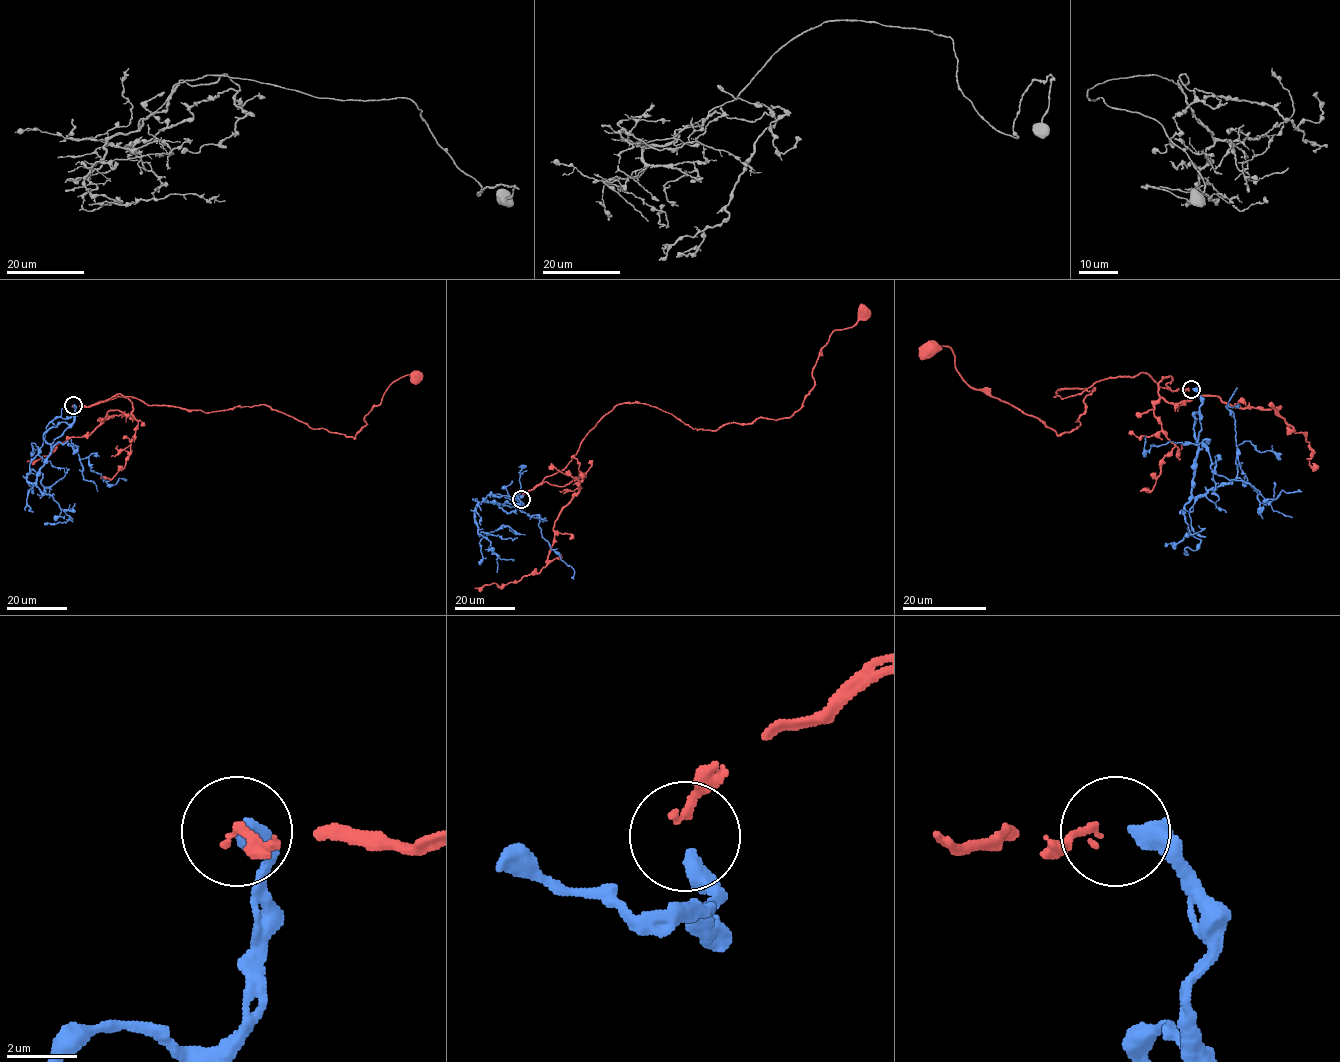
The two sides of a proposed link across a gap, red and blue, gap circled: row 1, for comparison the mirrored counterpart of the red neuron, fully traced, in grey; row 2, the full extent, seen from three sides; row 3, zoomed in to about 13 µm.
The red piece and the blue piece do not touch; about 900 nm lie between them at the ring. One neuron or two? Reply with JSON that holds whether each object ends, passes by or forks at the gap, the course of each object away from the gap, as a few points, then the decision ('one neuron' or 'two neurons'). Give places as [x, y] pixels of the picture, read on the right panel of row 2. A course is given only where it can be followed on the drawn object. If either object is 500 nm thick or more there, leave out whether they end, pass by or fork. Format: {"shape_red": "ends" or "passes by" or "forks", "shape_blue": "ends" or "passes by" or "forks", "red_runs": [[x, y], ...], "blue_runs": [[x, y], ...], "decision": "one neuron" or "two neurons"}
{"red_runs": [[1189, 390], [1144, 373], [1058, 390], [1094, 387], [1058, 434], [969, 385], [947, 346], [928, 349]], "blue_runs": [[1192, 388], [1201, 406], [1191, 492], [1194, 497], [1229, 484], [1236, 476], [1234, 415], [1227, 405], [1239, 403]], "decision": "one neuron"}

